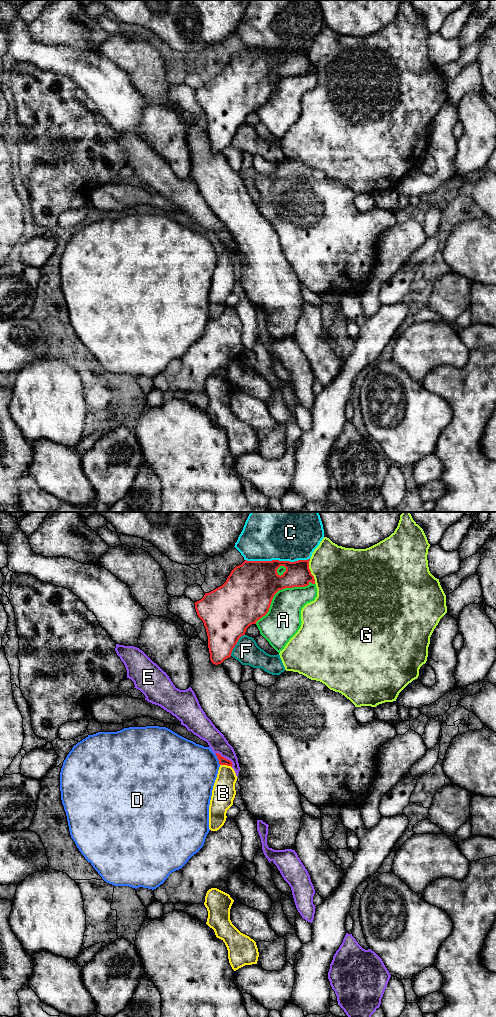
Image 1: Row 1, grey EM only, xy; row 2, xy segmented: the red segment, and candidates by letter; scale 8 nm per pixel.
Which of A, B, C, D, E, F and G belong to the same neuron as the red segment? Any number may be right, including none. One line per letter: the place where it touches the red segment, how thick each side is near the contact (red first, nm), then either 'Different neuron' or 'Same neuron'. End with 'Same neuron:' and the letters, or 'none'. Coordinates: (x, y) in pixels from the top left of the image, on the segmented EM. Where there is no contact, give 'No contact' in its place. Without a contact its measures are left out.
A: Touches red at xy (279, 589). Thickness 400 nm (red) against 280 nm. Different neuron
B: Touches red at xy (226, 764). Thickness 60 nm (red) against 190 nm. Same neuron
C: Touches red at xy (277, 560). Thickness 360 nm (red) against 500 nm. Different neuron
D: Touches red at xy (218, 759). Thickness 60 nm (red) against 440 nm. Different neuron
E: Touches red at xy (225, 758). Thickness 60 nm (red) against 150 nm. Different neuron
F: Touches red at xy (236, 643). Thickness 400 nm (red) against 200 nm. Different neuron
G: Touches red at xy (310, 571). Thickness 200 nm (red) against 440 nm. Different neuron
Same neuron: B

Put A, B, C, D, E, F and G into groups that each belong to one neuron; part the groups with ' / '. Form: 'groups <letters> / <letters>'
groups A / B / C / D / E / F / G

